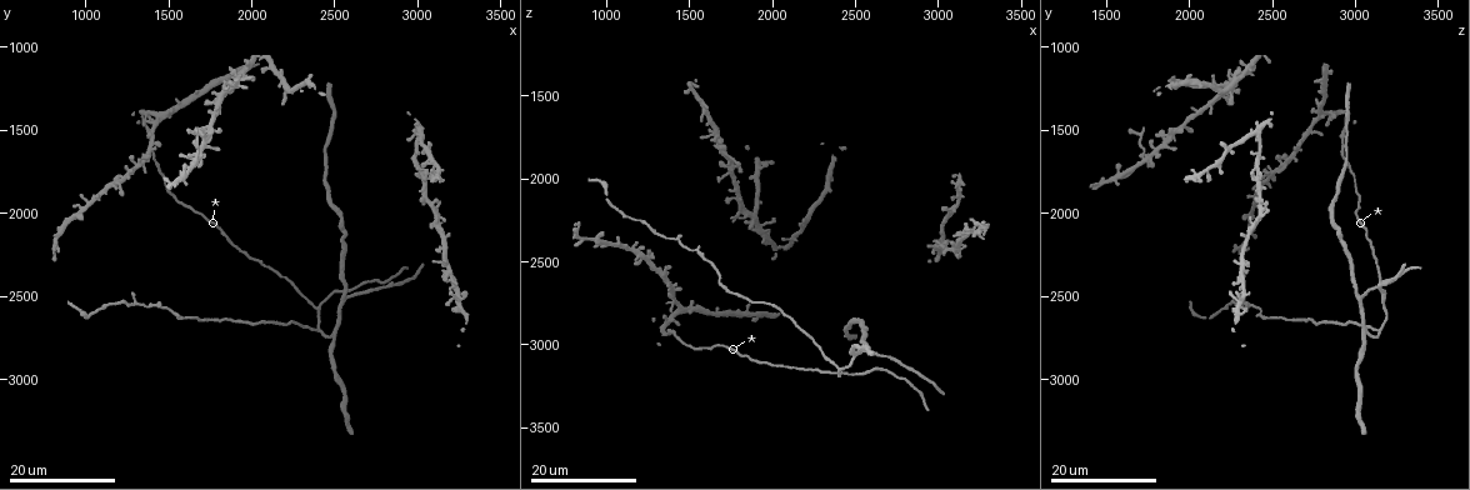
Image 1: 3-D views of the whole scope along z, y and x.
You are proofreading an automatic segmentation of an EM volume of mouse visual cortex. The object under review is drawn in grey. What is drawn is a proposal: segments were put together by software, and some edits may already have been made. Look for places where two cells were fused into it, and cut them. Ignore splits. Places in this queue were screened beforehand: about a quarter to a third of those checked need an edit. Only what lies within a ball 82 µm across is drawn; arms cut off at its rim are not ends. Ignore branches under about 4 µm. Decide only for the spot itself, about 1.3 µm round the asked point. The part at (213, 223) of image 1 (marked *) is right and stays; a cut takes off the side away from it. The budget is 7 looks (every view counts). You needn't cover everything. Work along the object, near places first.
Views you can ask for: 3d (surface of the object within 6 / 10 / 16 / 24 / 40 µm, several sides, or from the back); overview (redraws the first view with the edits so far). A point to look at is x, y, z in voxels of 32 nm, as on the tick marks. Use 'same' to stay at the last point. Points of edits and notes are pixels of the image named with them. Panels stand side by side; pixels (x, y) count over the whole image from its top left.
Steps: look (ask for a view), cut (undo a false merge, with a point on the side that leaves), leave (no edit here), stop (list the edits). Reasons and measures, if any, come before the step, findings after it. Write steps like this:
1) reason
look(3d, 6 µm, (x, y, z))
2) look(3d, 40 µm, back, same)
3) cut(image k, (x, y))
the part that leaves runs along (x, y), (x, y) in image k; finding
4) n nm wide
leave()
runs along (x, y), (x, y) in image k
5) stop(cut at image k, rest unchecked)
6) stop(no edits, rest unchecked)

four arms meet
look(3d, 24 µm, (1660, 1680, 1720))

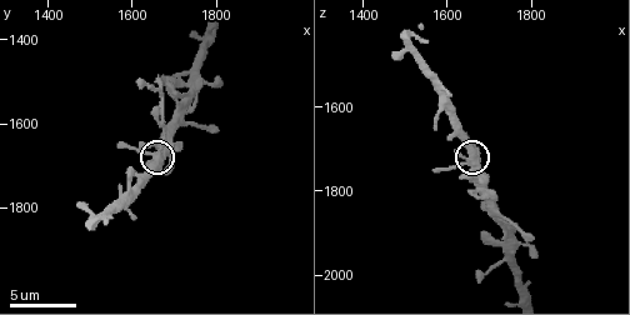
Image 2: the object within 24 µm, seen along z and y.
zoom in
look(3d, 10 µm, same)

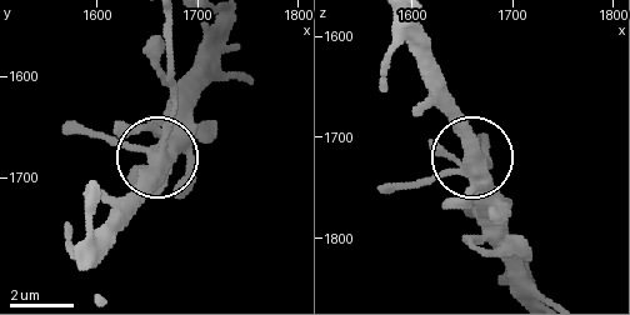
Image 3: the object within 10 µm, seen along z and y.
390 nm wide
cut(image 3, (171, 76))
two cells meet here

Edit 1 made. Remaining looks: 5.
three arms meet
look(3d, 24 µm, (1400, 2560, 2360))

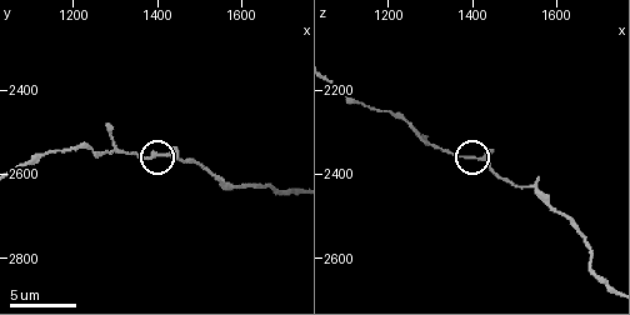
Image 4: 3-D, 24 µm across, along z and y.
look(3d, 6 µm, (1395, 2555, 2365))

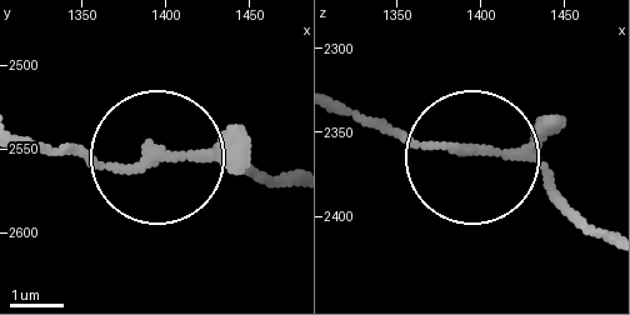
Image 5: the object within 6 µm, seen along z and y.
150 nm wide
leave()
runs along (608, 231), (528, 160), (358, 119) in image 5; all the same cell

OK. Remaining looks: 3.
look(3d, 16 µm, (2580, 2500, 3040))

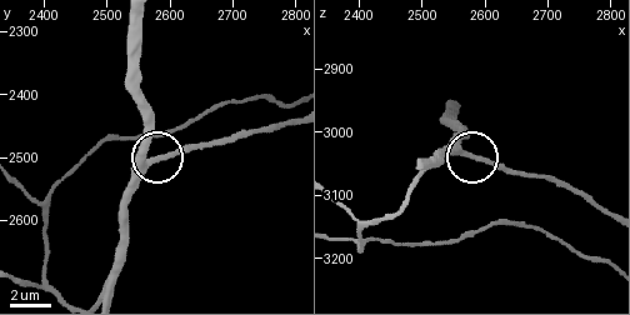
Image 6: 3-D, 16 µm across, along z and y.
look(3d, 6 µm, (2570, 2505, 3035))

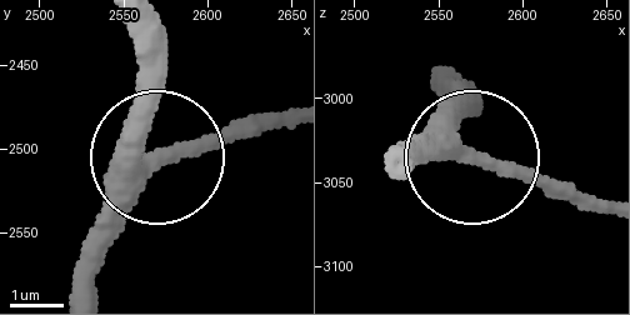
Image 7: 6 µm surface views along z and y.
side arm 21 µm
leave()
runs along (80, 293), (98, 226), (146, 173), (264, 123) in image 7; one cell here

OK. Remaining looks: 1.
stop(cut at image 3, rest unchecked)

